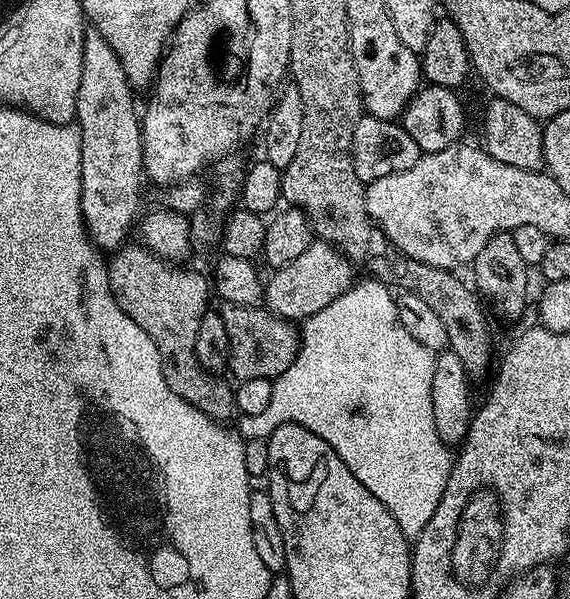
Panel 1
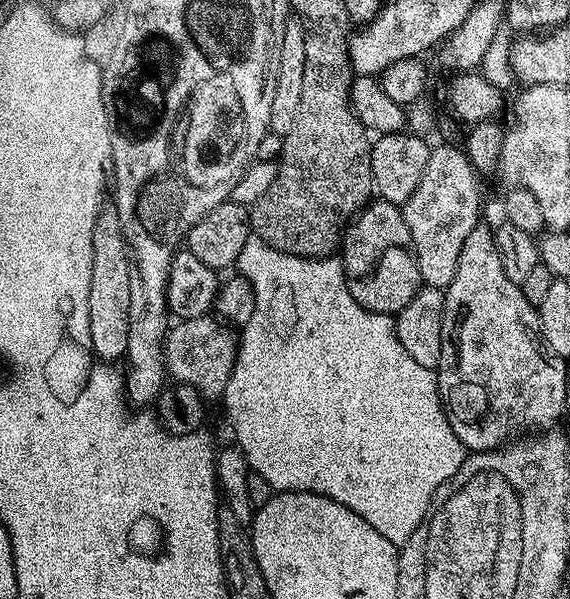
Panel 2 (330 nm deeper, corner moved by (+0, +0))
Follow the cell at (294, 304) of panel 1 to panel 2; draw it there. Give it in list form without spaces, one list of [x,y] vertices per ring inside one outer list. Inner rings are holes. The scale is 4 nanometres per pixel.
[[[215,315],[176,320],[169,327],[168,337],[164,340],[164,367],[175,383],[190,386],[200,393],[205,401],[219,401],[226,390],[226,382],[230,382],[237,347],[237,333]]]

